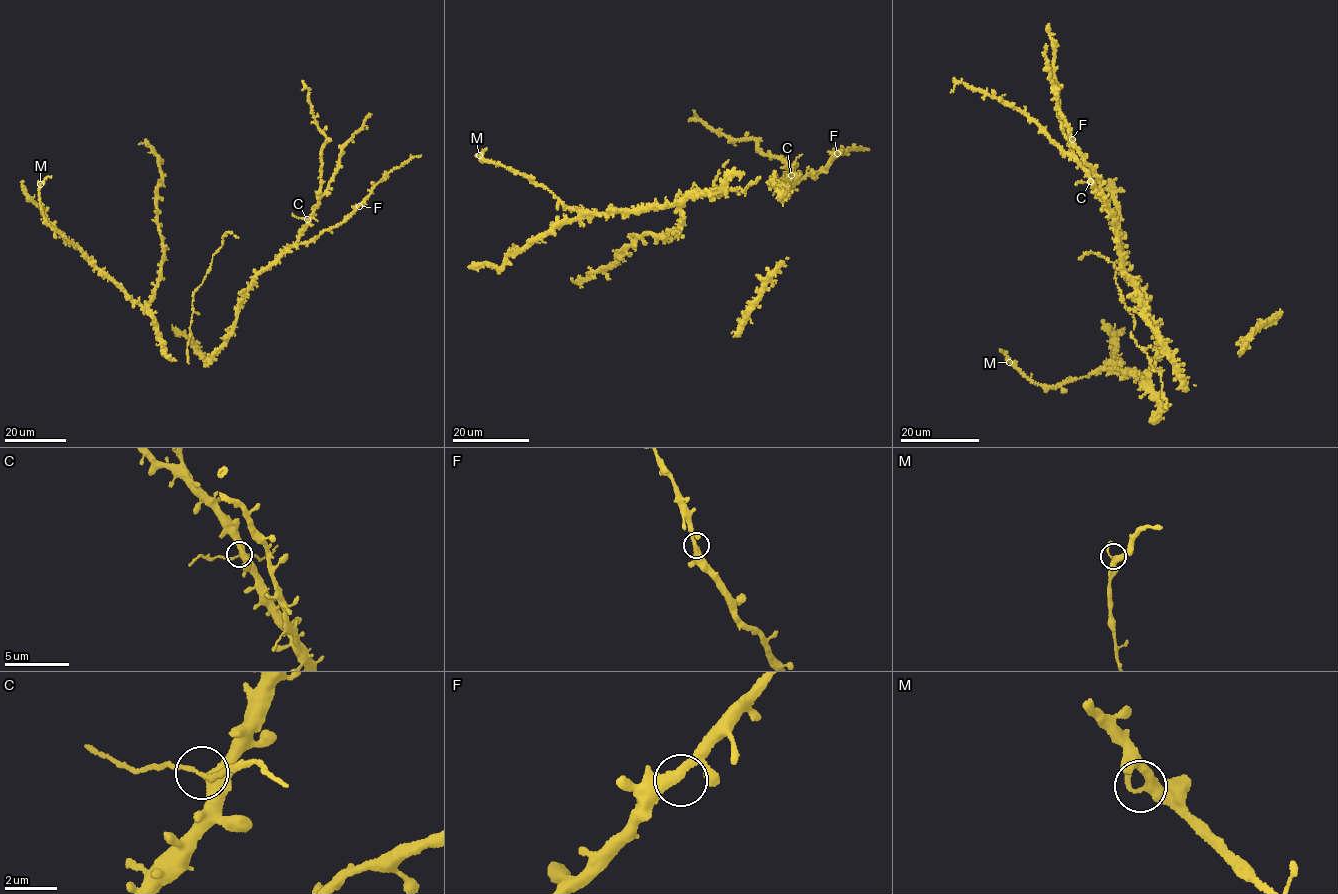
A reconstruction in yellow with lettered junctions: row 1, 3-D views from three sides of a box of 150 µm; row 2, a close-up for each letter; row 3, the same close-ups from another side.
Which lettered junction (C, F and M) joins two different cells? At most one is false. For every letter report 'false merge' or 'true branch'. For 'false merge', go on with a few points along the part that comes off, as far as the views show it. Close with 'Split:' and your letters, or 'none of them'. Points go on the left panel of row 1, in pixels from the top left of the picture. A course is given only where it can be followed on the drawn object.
C: false merge; course (307, 219), (291, 213)
F: true branch
M: true branch
Split: C

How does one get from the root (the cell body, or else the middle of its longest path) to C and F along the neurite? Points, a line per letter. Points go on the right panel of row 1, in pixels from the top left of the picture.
C: (1179, 375), (1127, 279), (1112, 218), (1091, 181)
F: (1179, 375), (1124, 272), (1113, 217), (1098, 180), (1091, 167), (1084, 163), (1072, 139)

